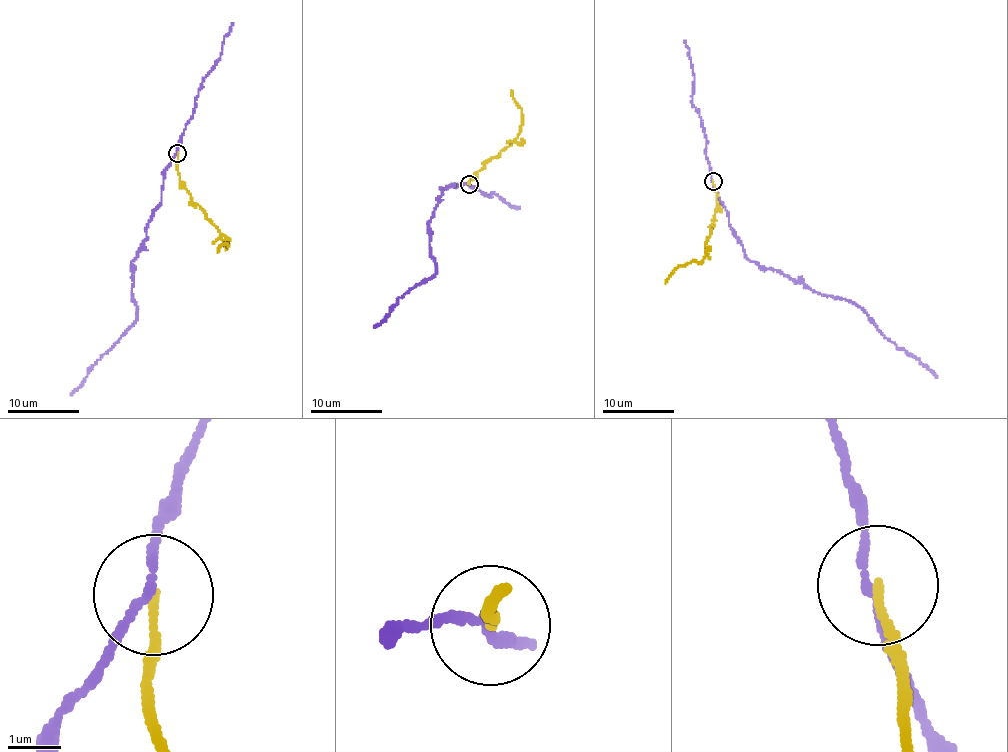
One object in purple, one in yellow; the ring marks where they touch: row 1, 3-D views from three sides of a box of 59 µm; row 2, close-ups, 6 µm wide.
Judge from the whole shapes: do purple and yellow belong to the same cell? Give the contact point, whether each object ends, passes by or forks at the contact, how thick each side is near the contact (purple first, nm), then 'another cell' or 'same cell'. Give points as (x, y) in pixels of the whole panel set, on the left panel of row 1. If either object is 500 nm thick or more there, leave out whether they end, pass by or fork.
place (177, 153); purple passes by; yellow ends; calibres 140 and 140 nm; another cell

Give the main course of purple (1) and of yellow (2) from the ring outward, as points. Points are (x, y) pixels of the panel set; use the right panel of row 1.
1: (713, 181), (732, 233), (751, 262), (780, 270), (816, 292), (859, 305), (886, 337), (937, 377)
2: (713, 181), (716, 210), (710, 237), (705, 243), (705, 258), (680, 265), (665, 284)

